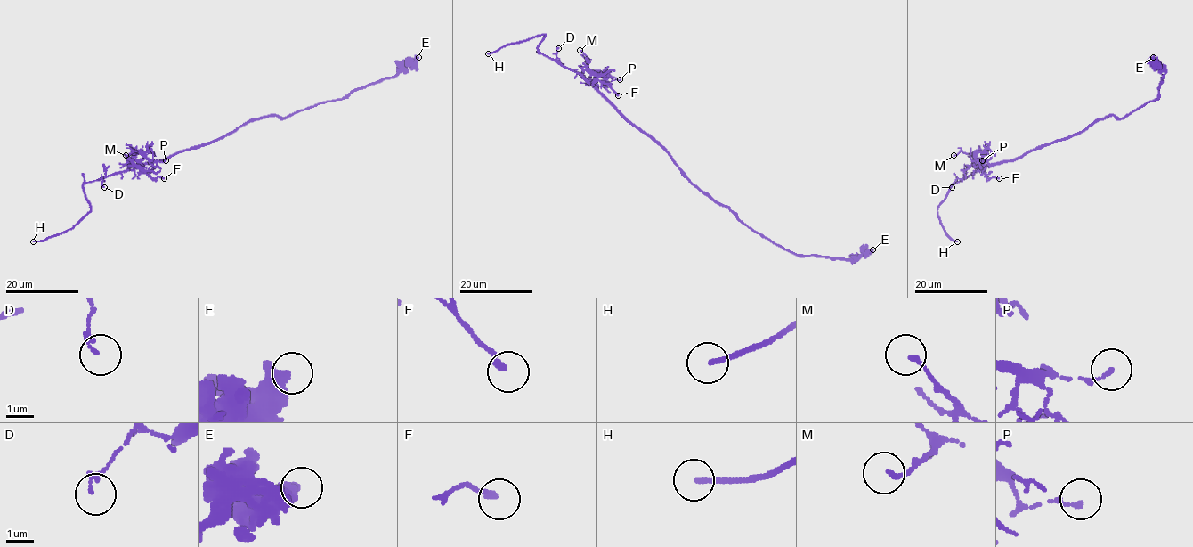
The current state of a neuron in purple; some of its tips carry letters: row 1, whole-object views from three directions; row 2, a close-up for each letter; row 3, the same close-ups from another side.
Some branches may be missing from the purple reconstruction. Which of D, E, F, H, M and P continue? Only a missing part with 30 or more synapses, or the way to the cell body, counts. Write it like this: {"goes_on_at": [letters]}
{"goes_on_at": ["H"]}

